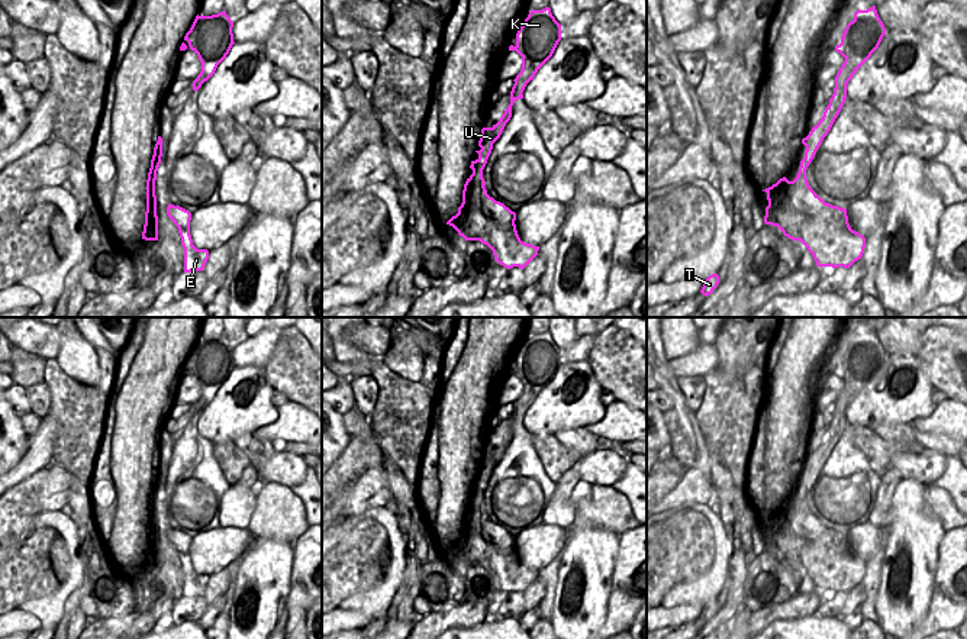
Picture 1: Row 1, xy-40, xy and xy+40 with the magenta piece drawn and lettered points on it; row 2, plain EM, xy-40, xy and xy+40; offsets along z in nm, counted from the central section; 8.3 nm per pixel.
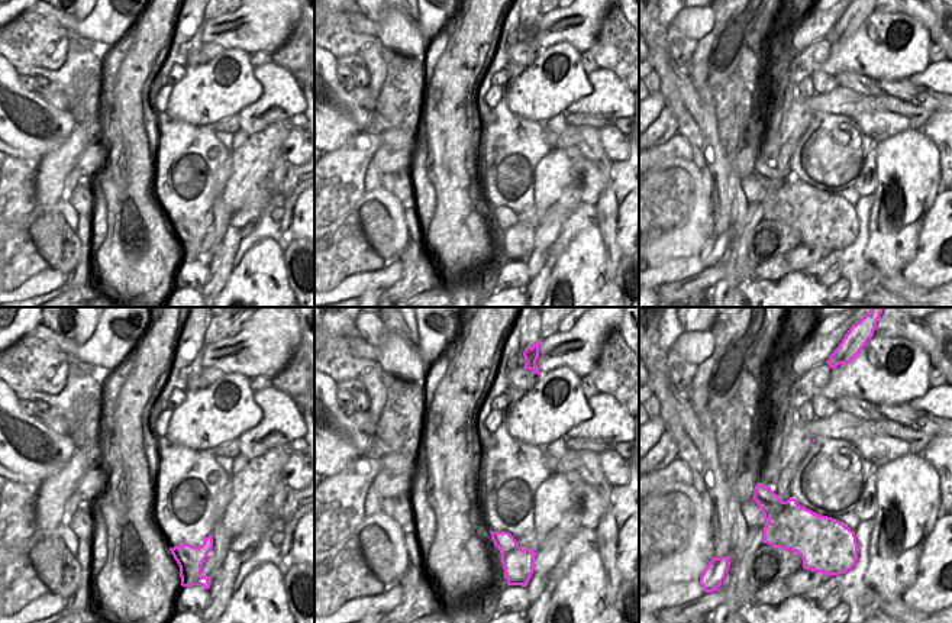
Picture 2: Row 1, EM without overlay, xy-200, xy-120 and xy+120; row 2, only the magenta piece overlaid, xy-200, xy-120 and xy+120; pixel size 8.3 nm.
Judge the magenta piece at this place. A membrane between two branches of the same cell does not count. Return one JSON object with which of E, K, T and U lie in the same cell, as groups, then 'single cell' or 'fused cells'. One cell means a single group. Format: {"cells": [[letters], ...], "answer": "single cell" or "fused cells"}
{"cells": [["E", "K", "T", "U"]], "answer": "single cell"}

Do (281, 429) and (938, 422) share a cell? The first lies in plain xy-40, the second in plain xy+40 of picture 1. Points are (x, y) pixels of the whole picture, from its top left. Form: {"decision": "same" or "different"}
{"decision": "same"}

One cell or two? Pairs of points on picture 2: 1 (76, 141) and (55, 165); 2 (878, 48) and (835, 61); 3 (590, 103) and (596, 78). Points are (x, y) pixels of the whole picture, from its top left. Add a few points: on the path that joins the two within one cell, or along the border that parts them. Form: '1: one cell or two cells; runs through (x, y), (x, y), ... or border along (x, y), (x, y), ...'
1: one cell; runs through (73, 147), (61, 160)
2: one cell; runs through (868, 52), (845, 55)
3: one cell; runs through (596, 97), (597, 84)

